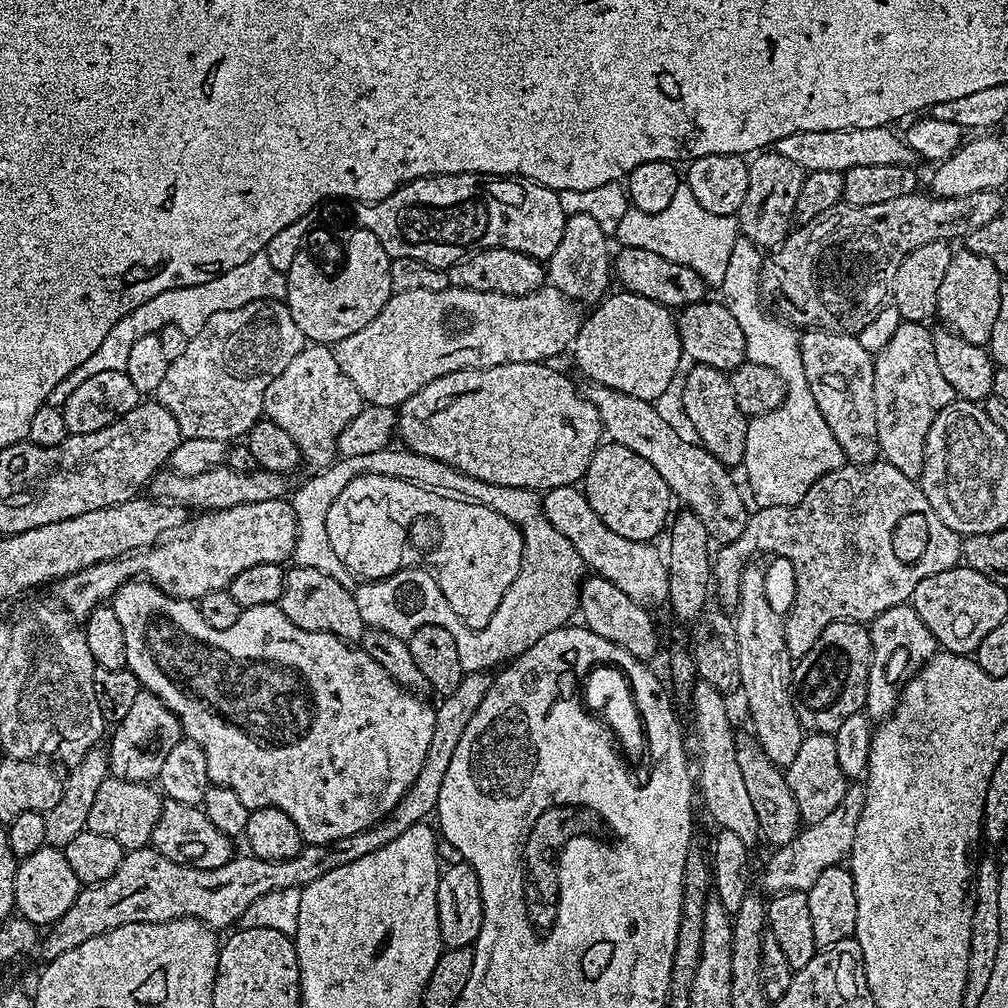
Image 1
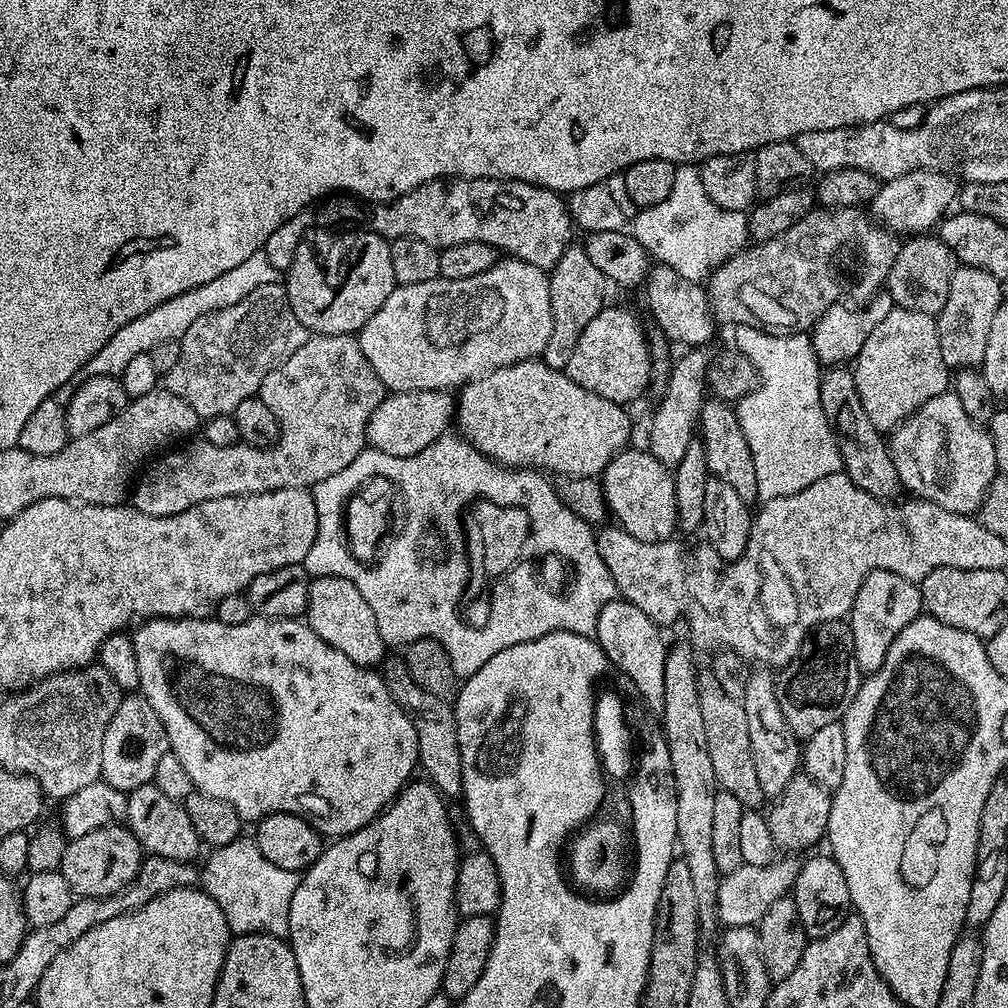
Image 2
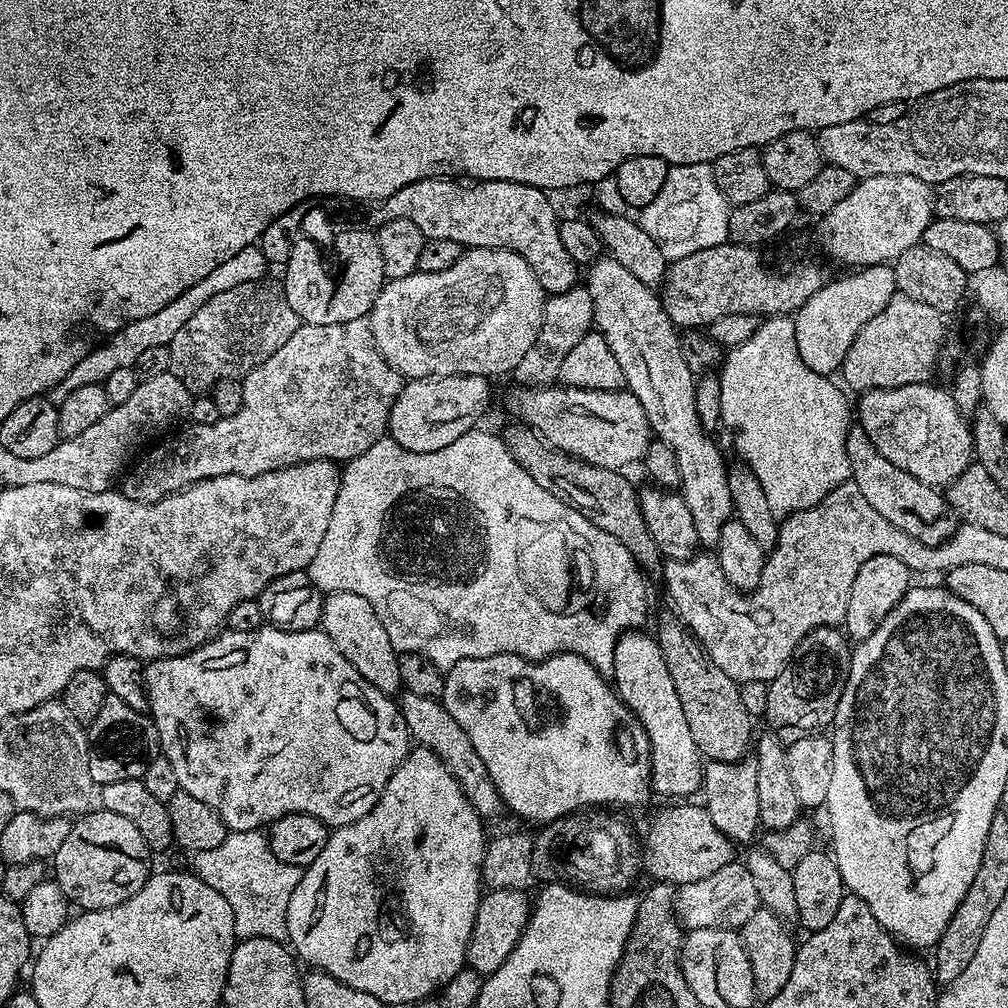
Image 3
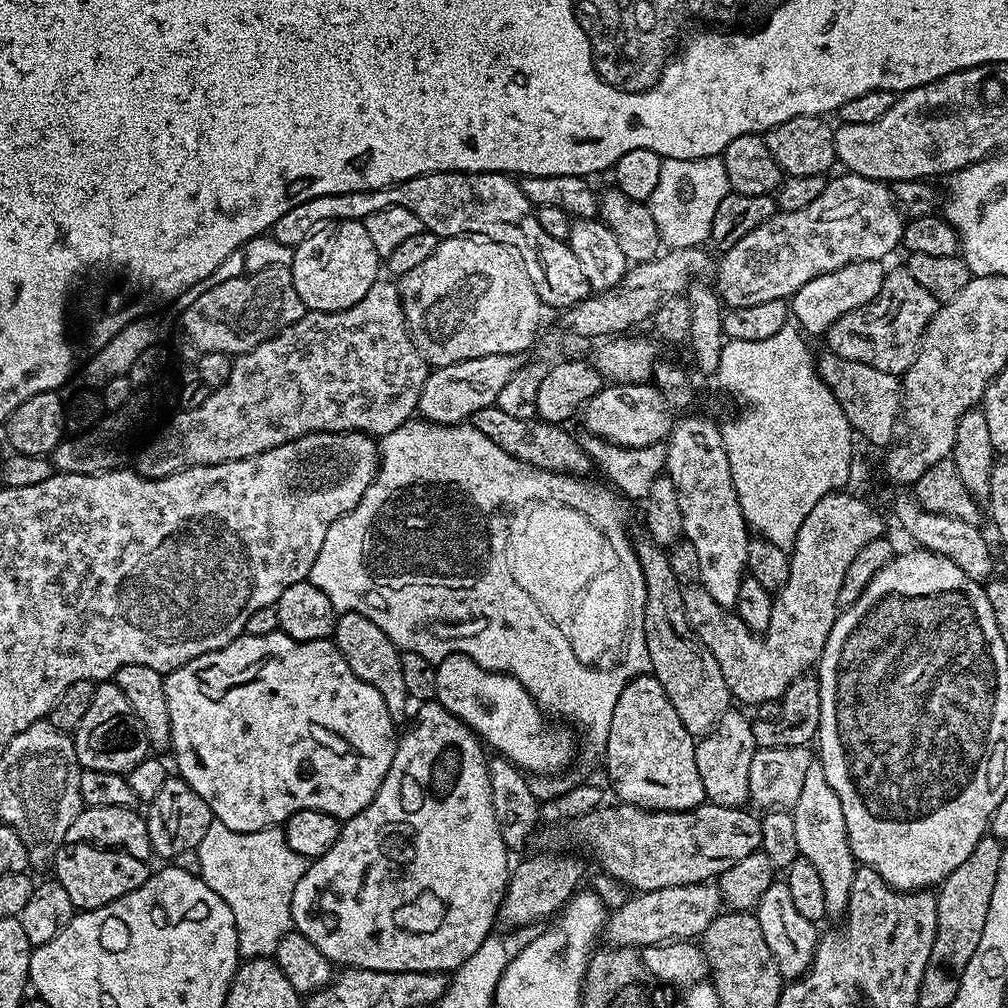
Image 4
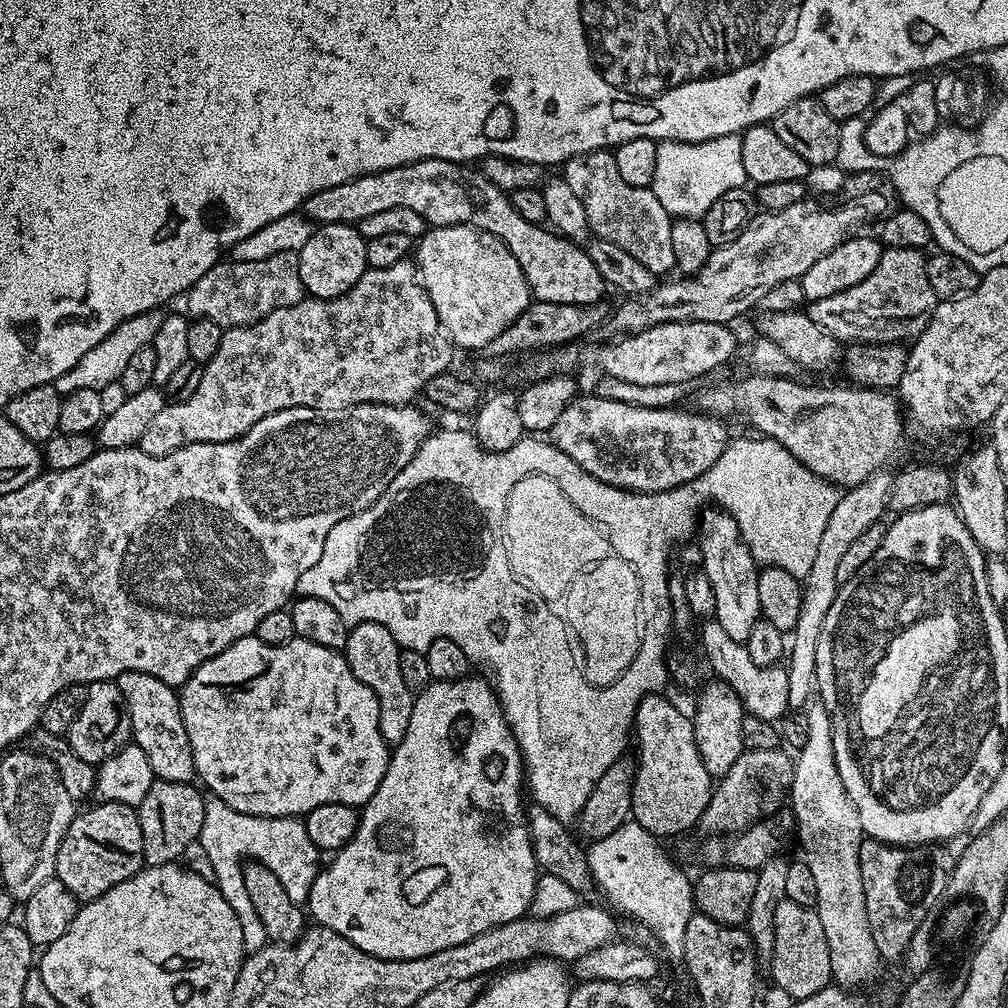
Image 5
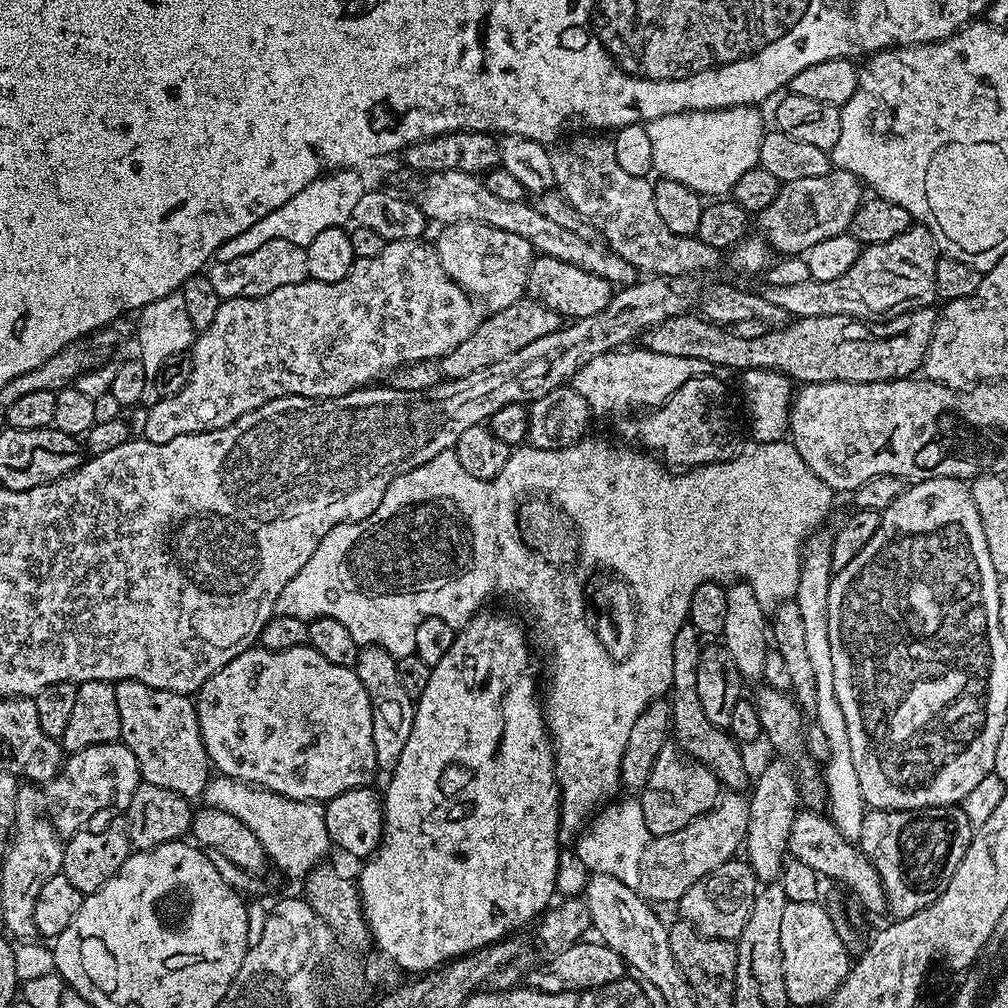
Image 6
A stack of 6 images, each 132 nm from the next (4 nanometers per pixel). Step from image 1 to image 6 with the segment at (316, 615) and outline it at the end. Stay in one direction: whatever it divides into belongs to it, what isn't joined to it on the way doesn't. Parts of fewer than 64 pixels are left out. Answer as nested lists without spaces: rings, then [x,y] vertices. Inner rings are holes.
[[[365,644],[358,654],[355,666],[356,677],[368,692],[372,707],[372,725],[374,726],[374,758],[376,767],[381,773],[390,774],[398,766],[398,758],[402,758],[402,749],[410,739],[410,730],[414,730],[414,714],[416,705],[402,690],[402,682],[398,679],[397,657],[391,656],[382,646]]]

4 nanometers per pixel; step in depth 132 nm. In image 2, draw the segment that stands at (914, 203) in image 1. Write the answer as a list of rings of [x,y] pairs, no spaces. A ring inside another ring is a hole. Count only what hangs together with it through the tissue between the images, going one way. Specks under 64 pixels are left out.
[[[821,208],[808,212],[802,222],[794,222],[790,230],[778,234],[778,238],[770,238],[753,243],[751,246],[745,246],[741,252],[734,254],[722,266],[718,266],[710,273],[706,281],[706,293],[708,296],[708,305],[712,307],[713,317],[724,324],[739,326],[742,324],[751,324],[755,327],[765,330],[771,330],[777,334],[787,334],[790,332],[808,332],[836,304],[845,304],[848,306],[863,306],[881,291],[888,283],[890,266],[894,266],[894,258],[898,258],[898,250],[902,243],[901,237],[897,233],[889,232],[882,224],[877,224],[867,211],[858,208]]]

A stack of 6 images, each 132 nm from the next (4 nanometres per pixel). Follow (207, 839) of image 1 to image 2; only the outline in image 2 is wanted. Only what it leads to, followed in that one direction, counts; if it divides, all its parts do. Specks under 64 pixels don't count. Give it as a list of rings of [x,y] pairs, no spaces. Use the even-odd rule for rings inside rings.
[[[153,783],[138,786],[133,792],[127,793],[127,797],[126,827],[136,835],[141,849],[147,855],[185,862],[195,861],[195,856],[202,849],[202,841],[181,801],[166,798],[166,794],[162,794],[162,790],[158,790],[158,786]]]

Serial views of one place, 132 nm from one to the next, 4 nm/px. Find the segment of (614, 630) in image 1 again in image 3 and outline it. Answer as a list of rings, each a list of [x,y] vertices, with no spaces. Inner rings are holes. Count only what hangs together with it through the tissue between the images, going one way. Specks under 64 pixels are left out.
[[[629,630],[621,635],[616,647],[611,649],[614,691],[620,701],[635,716],[639,727],[648,739],[650,784],[664,798],[692,798],[701,791],[704,782],[702,757],[694,738],[690,738],[690,726],[686,726],[686,714],[682,714],[682,702],[674,690],[666,660],[655,639],[644,630]]]

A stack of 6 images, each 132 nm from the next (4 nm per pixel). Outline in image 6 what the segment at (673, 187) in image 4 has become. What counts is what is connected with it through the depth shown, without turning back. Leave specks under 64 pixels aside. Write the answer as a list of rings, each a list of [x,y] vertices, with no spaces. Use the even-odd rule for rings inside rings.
[[[743,104],[733,108],[715,108],[709,112],[675,112],[647,121],[650,147],[654,150],[652,166],[655,175],[665,180],[682,182],[682,186],[690,186],[690,190],[700,193],[704,198],[727,197],[738,178],[760,163],[760,147],[766,131],[760,111],[759,107]]]

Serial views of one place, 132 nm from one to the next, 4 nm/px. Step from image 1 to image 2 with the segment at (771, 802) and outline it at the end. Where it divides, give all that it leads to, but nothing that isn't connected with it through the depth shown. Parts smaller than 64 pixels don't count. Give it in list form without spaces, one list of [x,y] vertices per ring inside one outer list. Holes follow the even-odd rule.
[[[711,674],[700,676],[698,702],[702,708],[702,723],[706,726],[706,746],[710,750],[710,763],[714,765],[717,785],[723,791],[734,794],[745,809],[756,810],[765,803],[762,784],[754,771],[754,754],[750,750],[750,726],[741,701],[730,698]]]

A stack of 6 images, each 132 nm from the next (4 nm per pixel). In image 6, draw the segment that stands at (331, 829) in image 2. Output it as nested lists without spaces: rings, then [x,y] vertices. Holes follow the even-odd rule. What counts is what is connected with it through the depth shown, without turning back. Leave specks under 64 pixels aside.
[[[253,646],[215,672],[200,687],[194,703],[211,767],[231,780],[268,788],[291,800],[327,802],[346,790],[371,785],[378,776],[368,692],[353,669],[326,662],[313,648],[271,652]]]

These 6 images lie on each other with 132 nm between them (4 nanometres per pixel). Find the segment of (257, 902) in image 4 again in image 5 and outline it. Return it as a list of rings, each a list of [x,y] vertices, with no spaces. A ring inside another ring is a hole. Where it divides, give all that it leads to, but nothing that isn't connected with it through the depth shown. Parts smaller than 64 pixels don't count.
[[[209,795],[204,802],[198,848],[204,851],[204,856],[212,867],[211,875],[214,877],[216,889],[222,894],[222,898],[226,898],[226,902],[230,902],[230,910],[242,926],[242,942],[244,951],[248,954],[262,950],[265,944],[269,943],[269,938],[262,926],[262,918],[258,918],[258,910],[254,910],[254,902],[250,902],[250,894],[246,894],[245,861],[249,860],[274,870],[286,894],[290,894],[293,902],[299,905],[307,901],[310,886],[314,886],[314,878],[322,867],[322,853],[314,846],[314,842],[310,842],[310,834],[306,834],[303,819],[295,816],[242,814],[226,806],[222,798],[213,795]]]

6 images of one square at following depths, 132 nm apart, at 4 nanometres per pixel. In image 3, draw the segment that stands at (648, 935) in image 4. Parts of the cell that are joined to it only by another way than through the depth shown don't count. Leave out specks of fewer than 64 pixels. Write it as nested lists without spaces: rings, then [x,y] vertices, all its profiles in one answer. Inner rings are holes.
[[[733,862],[714,870],[710,878],[698,878],[698,882],[682,884],[676,888],[674,905],[675,919],[685,929],[690,928],[731,928],[739,930],[744,923],[761,907],[758,890],[754,890],[754,878],[743,863]]]

